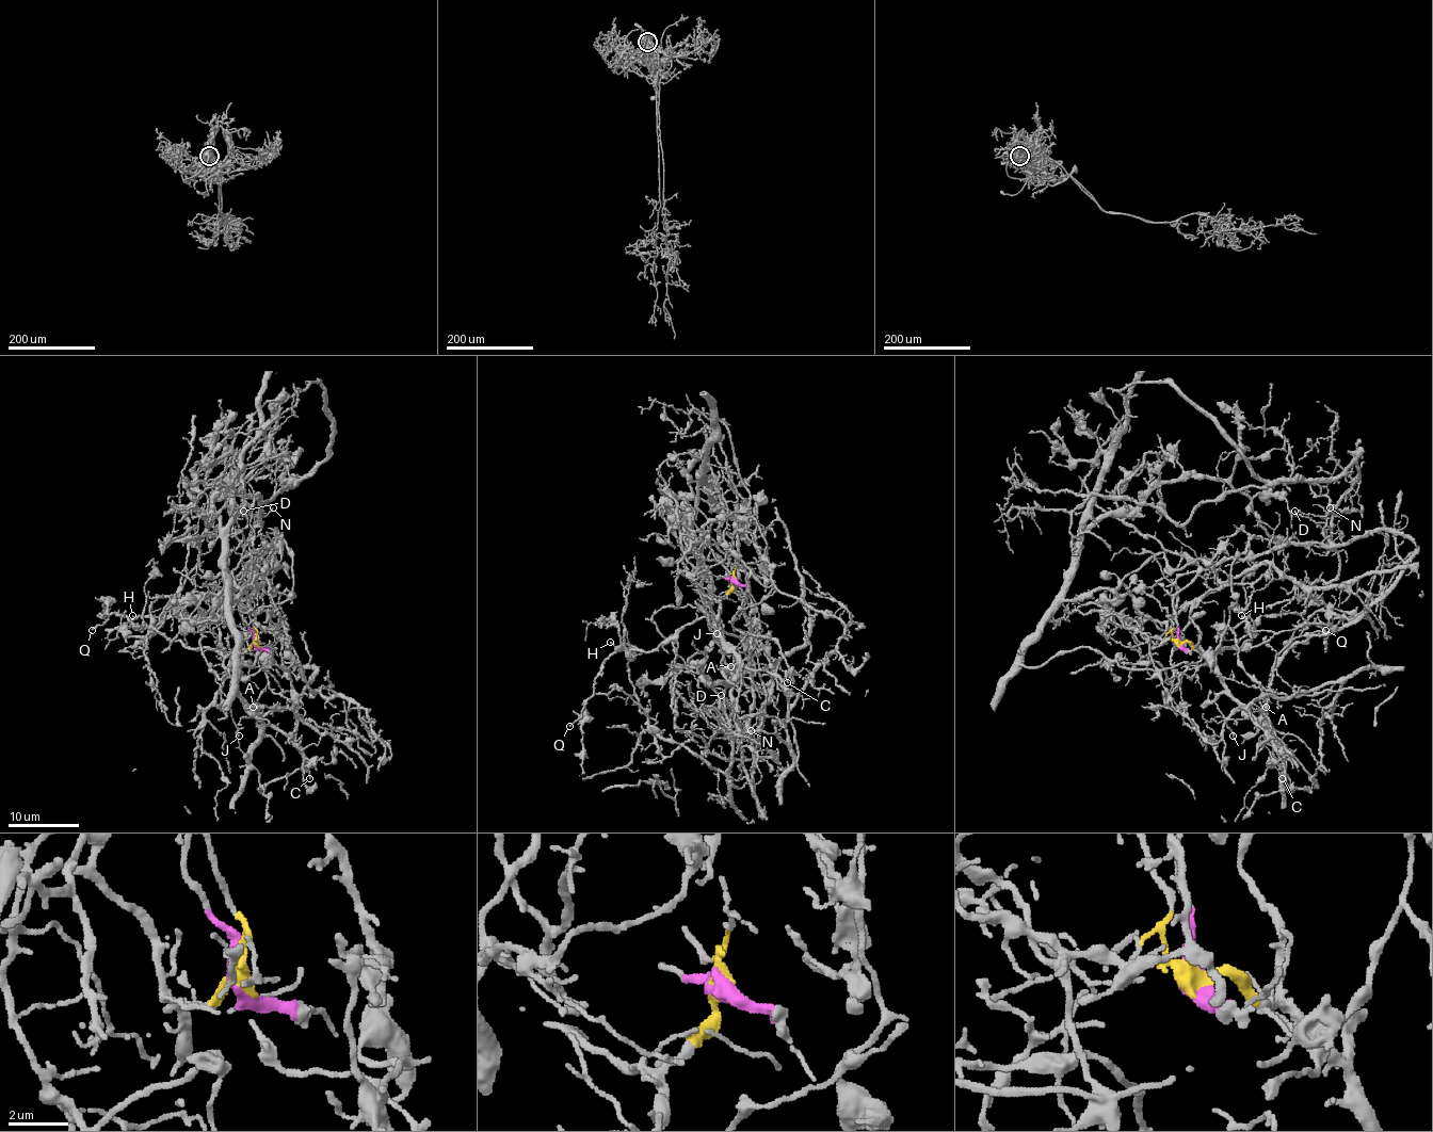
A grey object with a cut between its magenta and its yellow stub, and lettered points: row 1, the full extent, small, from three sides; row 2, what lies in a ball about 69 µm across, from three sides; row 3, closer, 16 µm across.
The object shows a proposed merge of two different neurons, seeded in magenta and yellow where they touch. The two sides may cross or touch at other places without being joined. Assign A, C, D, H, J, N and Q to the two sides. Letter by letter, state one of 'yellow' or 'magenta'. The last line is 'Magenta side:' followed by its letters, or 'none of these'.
A: yellow
C: yellow
D: magenta
H: yellow
J: yellow
N: magenta
Q: yellow
Magenta side: D, N

